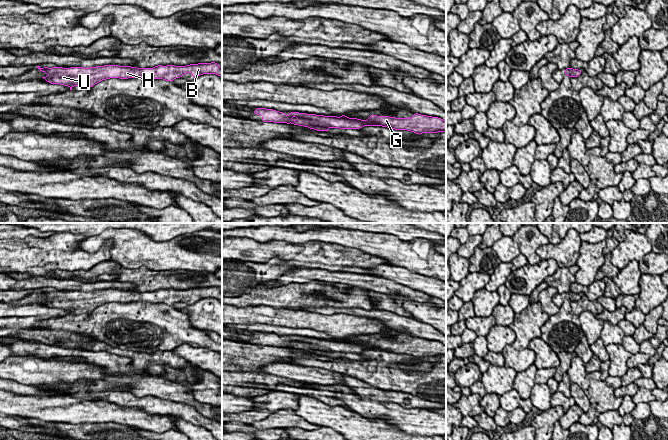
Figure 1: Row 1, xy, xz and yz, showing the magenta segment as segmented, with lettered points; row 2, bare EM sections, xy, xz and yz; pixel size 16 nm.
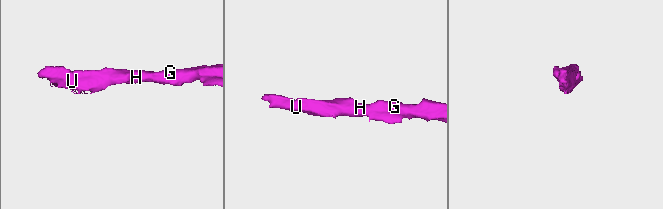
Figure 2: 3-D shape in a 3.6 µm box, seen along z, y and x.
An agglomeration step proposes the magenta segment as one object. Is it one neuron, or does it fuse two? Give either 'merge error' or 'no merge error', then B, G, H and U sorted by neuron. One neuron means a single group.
no merge error; B G H U

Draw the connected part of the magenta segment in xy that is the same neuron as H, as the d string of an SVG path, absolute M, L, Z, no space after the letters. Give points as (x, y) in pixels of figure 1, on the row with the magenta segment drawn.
M215 62L190 64L186 66L158 65L153 68L137 68L119 65L104 65L89 68L41 68L37 66L37 68L41 72L47 73L47 76L42 78L48 83L69 86L70 90L72 90L73 86L78 85L91 88L102 80L110 78L128 79L140 76L172 82L176 78L181 78L185 73L191 73L193 79L203 74L216 74L222 77L222 68Z

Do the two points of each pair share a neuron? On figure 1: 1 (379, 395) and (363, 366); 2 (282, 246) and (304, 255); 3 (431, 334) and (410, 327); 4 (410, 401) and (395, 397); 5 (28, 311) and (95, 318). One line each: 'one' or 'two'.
1: two
2: one
3: one
4: one
5: two

